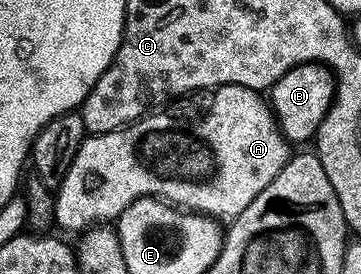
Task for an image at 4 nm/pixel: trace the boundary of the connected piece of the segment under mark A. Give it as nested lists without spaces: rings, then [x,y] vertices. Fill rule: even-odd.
[[[225,84],[211,96],[214,97],[210,100],[210,109],[202,116],[202,128],[190,124],[183,136],[170,129],[168,117],[154,116],[158,114],[147,114],[133,124],[99,136],[87,135],[80,150],[76,150],[76,158],[72,158],[72,166],[68,166],[62,185],[56,190],[53,223],[78,234],[103,222],[117,221],[123,210],[141,196],[157,196],[163,202],[191,208],[191,213],[219,222],[233,221],[266,189],[268,182],[280,174],[290,160],[292,144],[281,132],[274,111],[261,91]],[[202,136],[206,139],[206,156],[210,160],[202,160]]]

